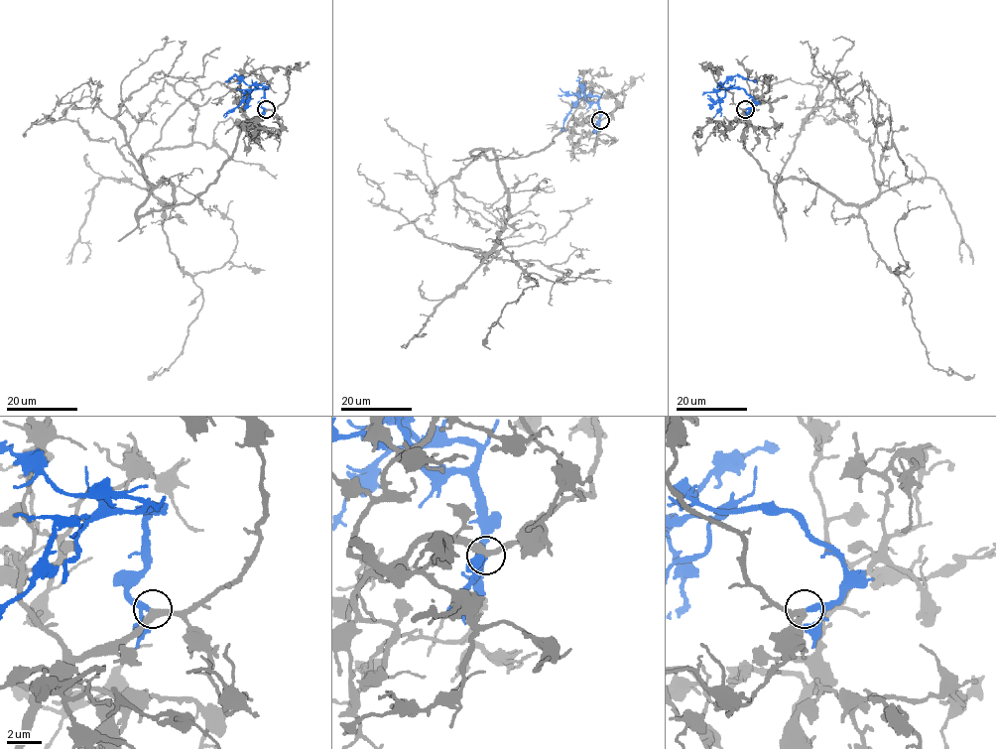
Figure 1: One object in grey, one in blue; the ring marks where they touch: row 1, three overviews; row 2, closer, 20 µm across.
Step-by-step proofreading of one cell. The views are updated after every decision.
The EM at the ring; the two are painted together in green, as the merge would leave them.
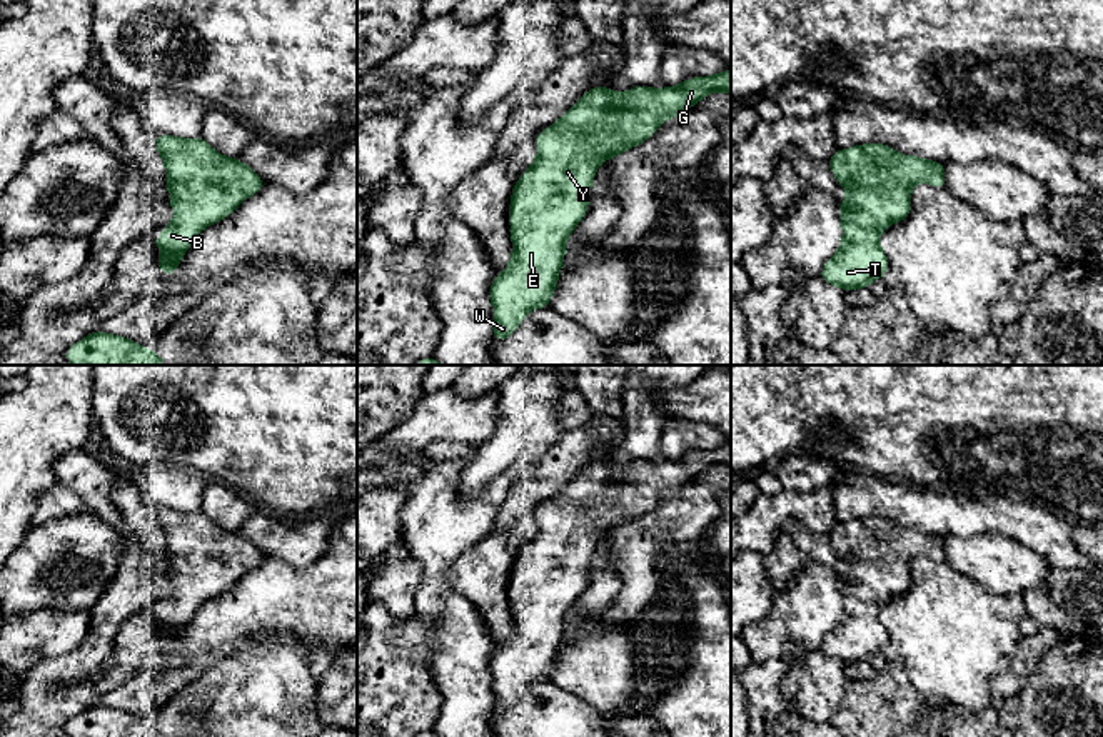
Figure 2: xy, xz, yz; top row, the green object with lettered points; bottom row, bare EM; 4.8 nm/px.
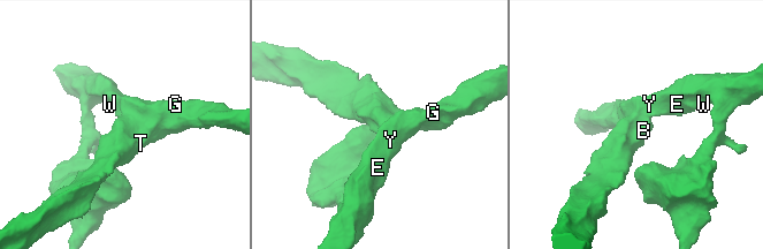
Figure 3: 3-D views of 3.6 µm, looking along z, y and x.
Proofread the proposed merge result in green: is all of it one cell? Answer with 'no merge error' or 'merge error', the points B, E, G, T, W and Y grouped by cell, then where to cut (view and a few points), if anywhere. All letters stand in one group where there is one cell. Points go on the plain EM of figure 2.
no merge error; B E G T W Y; no cut

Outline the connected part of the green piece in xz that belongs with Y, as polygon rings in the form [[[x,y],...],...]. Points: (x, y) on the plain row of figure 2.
[[[731,444],[661,464],[637,459],[619,467],[601,459],[536,509],[536,532],[511,569],[512,630],[489,662],[494,715],[516,705],[529,684],[549,680],[566,614],[587,585],[599,537],[651,512],[664,494],[711,465],[731,469]]]

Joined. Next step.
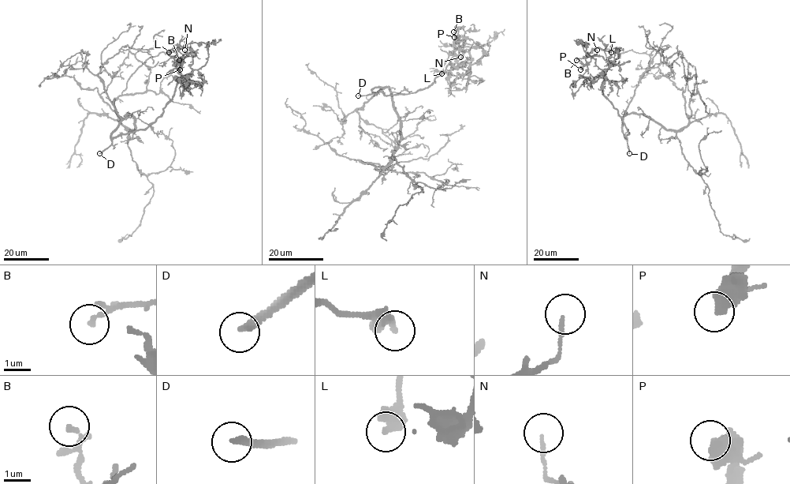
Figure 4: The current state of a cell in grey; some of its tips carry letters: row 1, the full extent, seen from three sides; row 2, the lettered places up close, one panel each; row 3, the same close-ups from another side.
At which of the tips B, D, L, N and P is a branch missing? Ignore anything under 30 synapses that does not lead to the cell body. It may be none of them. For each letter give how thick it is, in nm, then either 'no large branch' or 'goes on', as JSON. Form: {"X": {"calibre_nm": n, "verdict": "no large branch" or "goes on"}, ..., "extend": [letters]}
{"B": {"calibre_nm": 160, "verdict": "no large branch"}, "D": {"calibre_nm": 240, "verdict": "goes on"}, "L": {"calibre_nm": 500, "verdict": "no large branch"}, "N": {"calibre_nm": 110, "verdict": "no large branch"}, "P": {"calibre_nm": 600, "verdict": "no large branch"}, "extend": ["D"]}

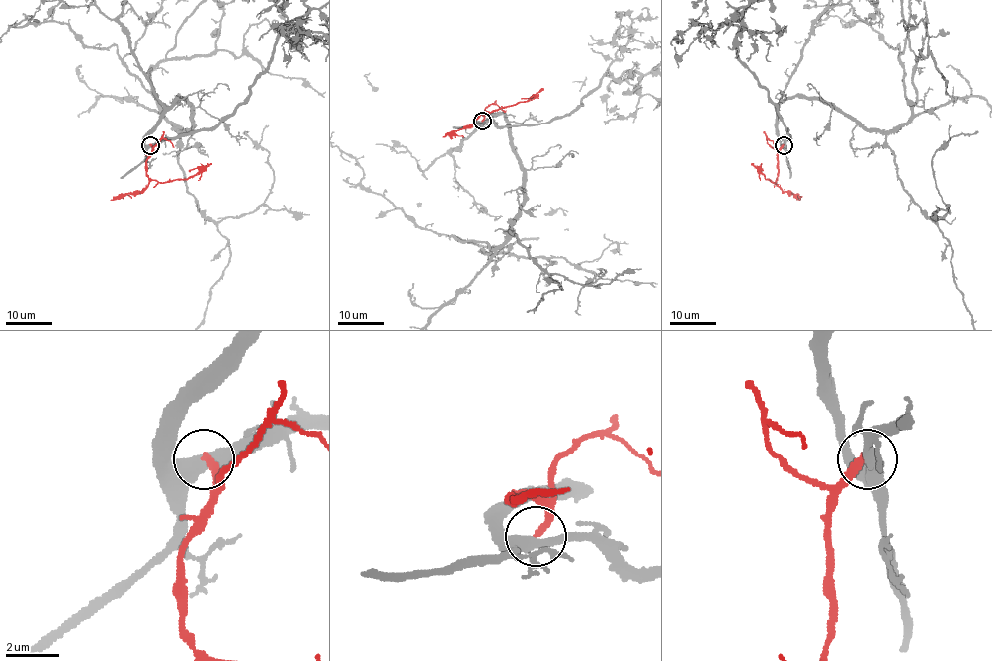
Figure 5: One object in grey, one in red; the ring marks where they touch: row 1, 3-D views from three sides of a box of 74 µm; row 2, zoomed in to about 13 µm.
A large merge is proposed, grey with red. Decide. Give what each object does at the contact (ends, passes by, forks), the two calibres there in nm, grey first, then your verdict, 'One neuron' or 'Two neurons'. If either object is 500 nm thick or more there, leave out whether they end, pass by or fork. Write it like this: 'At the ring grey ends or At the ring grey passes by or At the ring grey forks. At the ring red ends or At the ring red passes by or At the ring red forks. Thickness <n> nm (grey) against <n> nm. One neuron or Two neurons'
At the ring grey passes by. At the ring red ends. Thickness 480 nm (grey) against 260 nm. Two neurons

